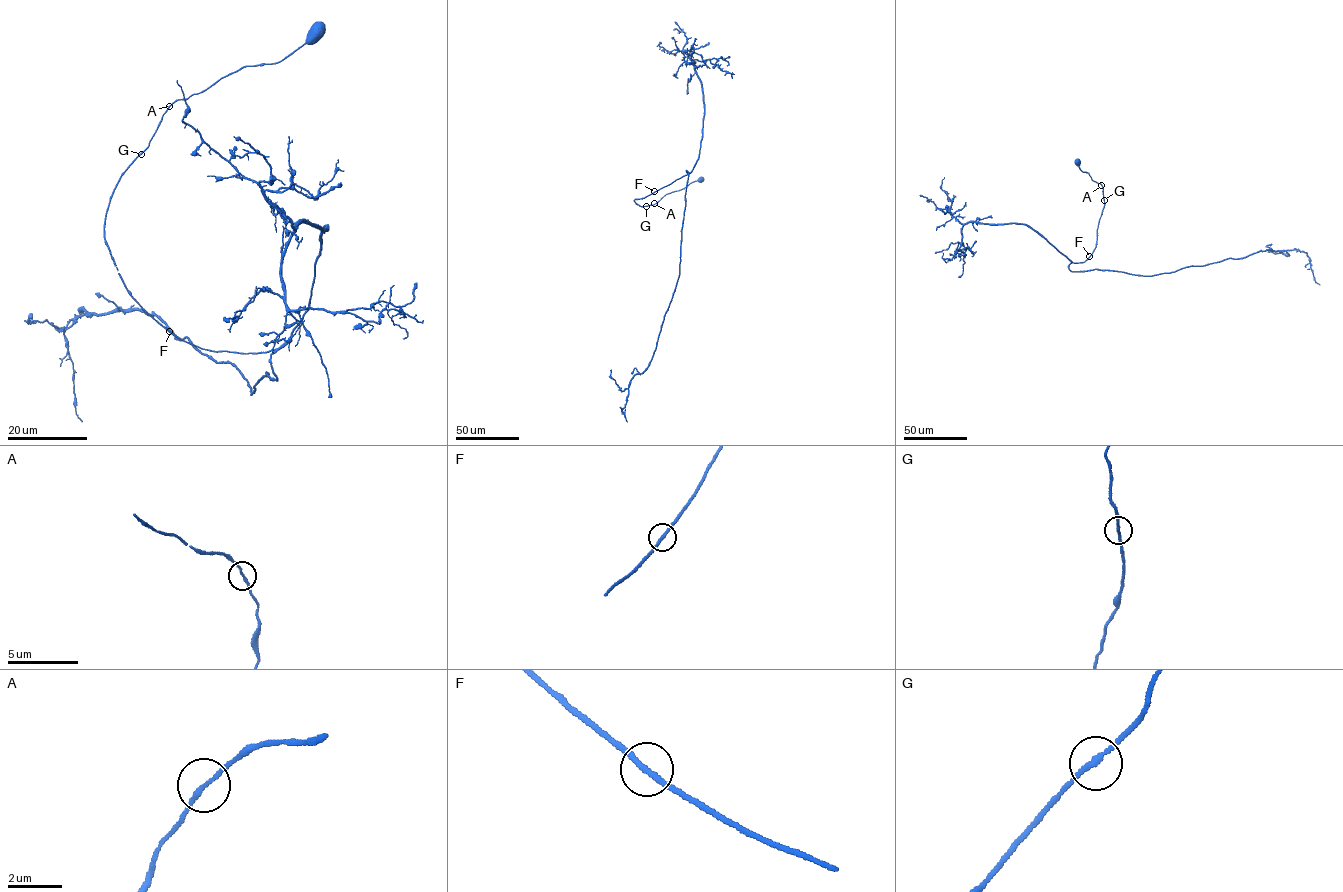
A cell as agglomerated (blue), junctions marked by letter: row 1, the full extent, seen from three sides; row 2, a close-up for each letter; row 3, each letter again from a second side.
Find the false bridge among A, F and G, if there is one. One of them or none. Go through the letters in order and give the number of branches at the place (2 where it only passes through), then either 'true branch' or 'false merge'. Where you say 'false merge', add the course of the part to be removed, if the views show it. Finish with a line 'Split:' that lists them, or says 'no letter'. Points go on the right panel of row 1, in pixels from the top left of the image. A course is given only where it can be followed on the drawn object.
A: 2 | true branch
F: 2 | true branch
G: 2 | true branch
Split: no letter

